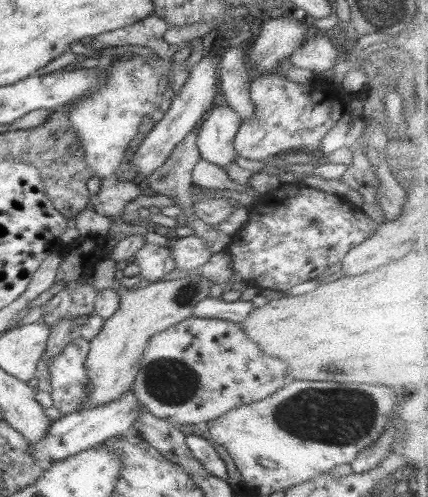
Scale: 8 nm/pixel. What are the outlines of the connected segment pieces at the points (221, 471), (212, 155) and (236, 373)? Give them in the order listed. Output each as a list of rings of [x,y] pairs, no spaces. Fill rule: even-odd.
[[[185,435],[185,445],[192,458],[209,474],[221,480],[227,479],[227,468],[223,460],[216,454],[215,448],[199,435]]]
[[[221,94],[207,112],[197,131],[196,147],[199,158],[222,168],[235,160],[233,139],[240,126],[237,113],[229,107]]]
[[[188,317],[149,338],[130,390],[155,418],[174,426],[204,425],[227,411],[269,397],[283,384],[287,363],[261,353],[239,323]]]

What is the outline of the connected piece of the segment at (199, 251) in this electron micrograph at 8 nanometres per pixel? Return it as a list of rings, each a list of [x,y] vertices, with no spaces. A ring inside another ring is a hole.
[[[195,235],[172,238],[170,250],[173,252],[175,267],[183,270],[200,267],[212,255],[207,242]]]

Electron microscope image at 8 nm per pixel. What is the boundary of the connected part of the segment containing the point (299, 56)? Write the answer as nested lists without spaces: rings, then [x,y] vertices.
[[[309,36],[309,39],[301,47],[291,51],[288,60],[297,68],[310,70],[316,77],[323,76],[329,72],[338,52],[331,45],[329,37]]]

